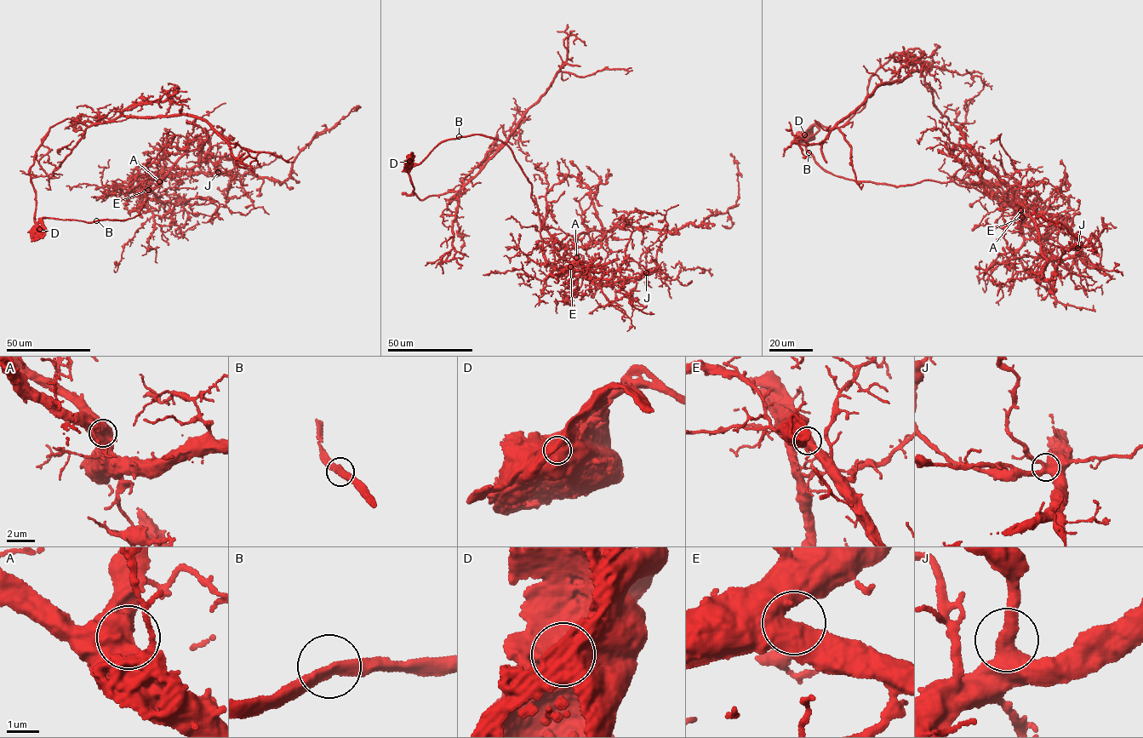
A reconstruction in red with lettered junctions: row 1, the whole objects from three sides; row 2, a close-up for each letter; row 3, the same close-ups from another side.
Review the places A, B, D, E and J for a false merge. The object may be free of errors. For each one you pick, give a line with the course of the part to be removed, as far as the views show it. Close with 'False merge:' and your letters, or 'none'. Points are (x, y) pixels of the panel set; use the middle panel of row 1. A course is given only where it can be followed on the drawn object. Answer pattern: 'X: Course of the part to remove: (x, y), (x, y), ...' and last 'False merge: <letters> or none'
D: Course of the part to remove: (409, 162), (414, 191), (403, 193), (424, 199), (461, 190), (556, 73), (585, 77), (631, 68)
False merge: D

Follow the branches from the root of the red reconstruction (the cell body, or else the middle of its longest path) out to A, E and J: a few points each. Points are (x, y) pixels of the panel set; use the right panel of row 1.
A: (808, 135), (814, 125), (819, 130), (806, 148), (834, 175), (897, 186), (953, 181), (1007, 198), (1020, 210)
E: (808, 135), (814, 125), (819, 130), (806, 148), (833, 175), (897, 186), (953, 181), (991, 195), (1022, 217)
J: (808, 135), (814, 125), (806, 148), (833, 175), (974, 186), (1023, 214), (1054, 214), (1077, 248)

